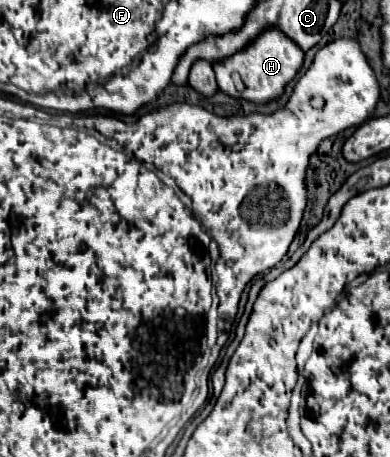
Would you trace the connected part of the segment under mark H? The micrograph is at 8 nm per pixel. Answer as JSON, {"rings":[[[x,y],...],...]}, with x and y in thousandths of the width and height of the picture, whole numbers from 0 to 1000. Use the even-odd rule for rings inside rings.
{"rings":[[[700,63],[700,72],[674,72],[669,81],[659,81],[659,90],[649,90],[649,98],[628,107],[628,116],[608,116],[608,125],[587,125],[587,133],[567,133],[567,142],[546,142],[546,151],[556,164],[556,186],[572,204],[603,217],[628,217],[669,230],[715,217],[731,199],[731,186],[762,164],[772,142],[777,142],[772,107],[762,107],[762,98],[741,90],[741,81],[726,81],[726,72],[710,72],[710,63]],[[592,160],[618,164],[628,182],[623,204],[608,204]]]}

